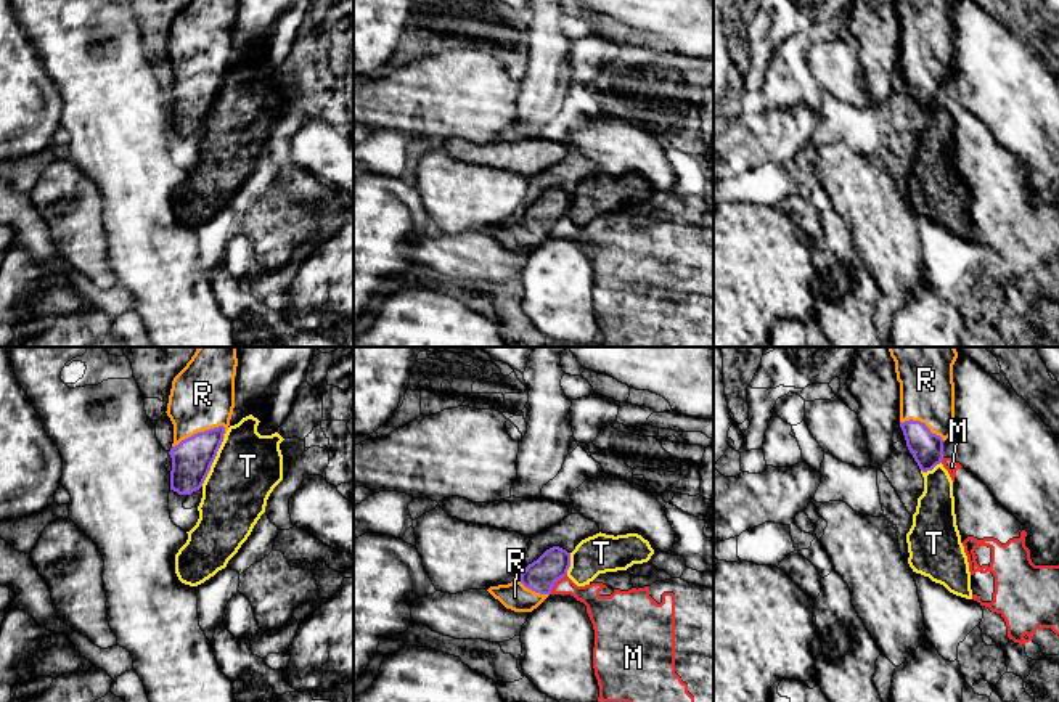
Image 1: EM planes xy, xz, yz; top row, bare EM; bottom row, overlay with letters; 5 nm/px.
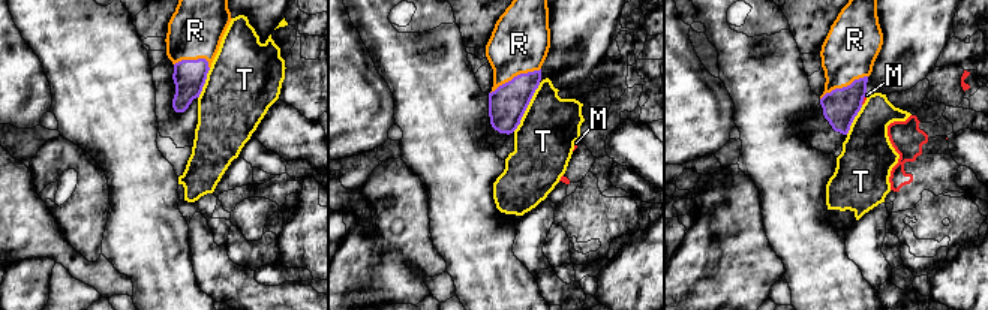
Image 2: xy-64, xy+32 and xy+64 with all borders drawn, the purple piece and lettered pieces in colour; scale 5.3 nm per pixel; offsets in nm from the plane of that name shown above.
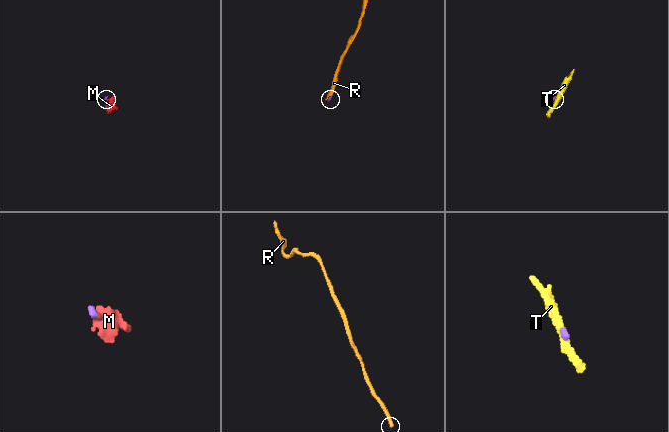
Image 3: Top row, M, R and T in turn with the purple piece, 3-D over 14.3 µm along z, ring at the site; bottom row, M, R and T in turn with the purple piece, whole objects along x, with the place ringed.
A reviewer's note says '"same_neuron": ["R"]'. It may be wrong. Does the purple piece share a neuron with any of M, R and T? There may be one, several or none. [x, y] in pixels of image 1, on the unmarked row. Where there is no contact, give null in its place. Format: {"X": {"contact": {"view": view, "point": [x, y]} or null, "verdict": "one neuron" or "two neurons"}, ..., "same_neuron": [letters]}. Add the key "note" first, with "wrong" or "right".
{"note": "right", "M": {"contact": {"view": "xz", "point": [555, 222]}, "verdict": "two neurons"}, "R": {"contact": {"view": "xy", "point": [198, 73]}, "verdict": "one neuron"}, "T": {"contact": {"view": "xy", "point": [212, 102]}, "verdict": "two neurons"}, "same_neuron": ["R"]}

